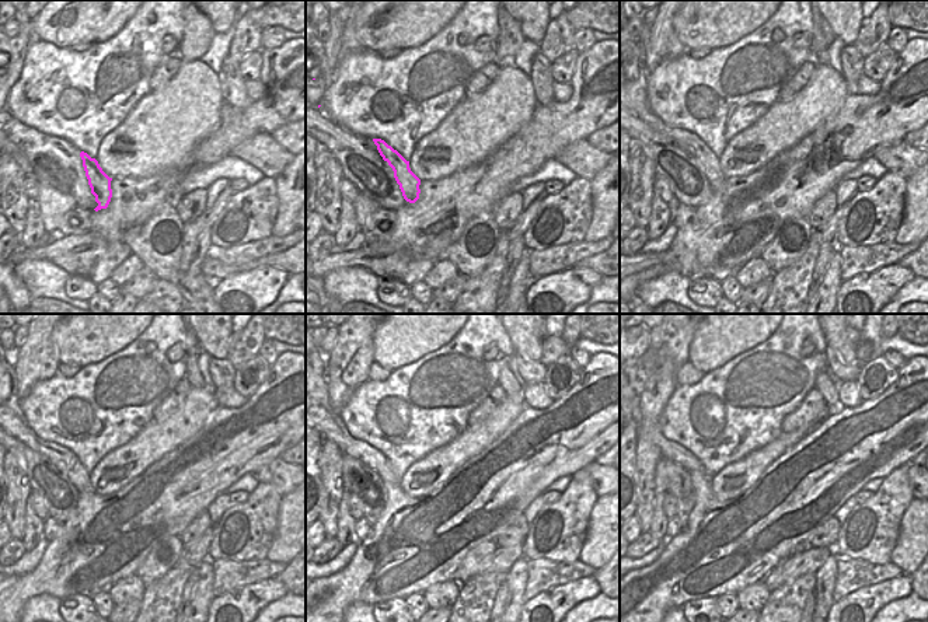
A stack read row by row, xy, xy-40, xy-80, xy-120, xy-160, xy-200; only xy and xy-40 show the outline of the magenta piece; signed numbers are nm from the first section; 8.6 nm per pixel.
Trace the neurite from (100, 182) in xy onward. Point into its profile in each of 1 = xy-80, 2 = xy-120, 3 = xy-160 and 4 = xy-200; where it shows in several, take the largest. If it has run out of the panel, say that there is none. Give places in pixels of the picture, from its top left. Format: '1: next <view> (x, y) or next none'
1: next xy-80 (707, 160)
2: next xy-120 (62, 457)
3: next xy-160 (334, 429)
4: next xy-200 (670, 450)

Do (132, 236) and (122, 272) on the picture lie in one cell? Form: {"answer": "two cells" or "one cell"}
{"answer": "two cells"}

